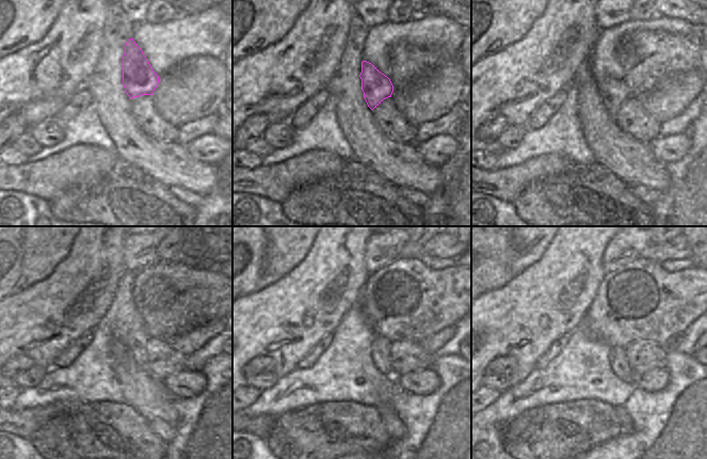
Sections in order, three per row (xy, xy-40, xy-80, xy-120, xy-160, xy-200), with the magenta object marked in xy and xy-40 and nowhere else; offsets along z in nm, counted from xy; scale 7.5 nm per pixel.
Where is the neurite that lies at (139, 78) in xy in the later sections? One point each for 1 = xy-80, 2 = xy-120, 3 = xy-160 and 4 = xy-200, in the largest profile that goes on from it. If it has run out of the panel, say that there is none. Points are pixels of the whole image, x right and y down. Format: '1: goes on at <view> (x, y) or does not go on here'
1: goes on at xy-80 (613, 92)
2: goes on at xy-120 (135, 338)
3: goes on at xy-160 (378, 339)
4: goes on at xy-200 (613, 351)

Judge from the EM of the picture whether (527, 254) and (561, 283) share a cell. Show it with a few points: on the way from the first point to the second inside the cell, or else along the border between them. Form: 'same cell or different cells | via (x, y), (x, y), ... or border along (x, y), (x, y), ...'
different cells | border along (550, 240), (544, 253), (516, 277)

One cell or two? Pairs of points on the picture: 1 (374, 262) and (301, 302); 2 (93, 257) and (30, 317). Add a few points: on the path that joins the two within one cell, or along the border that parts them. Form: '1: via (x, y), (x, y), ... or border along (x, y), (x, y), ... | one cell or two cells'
1: border along (366, 241), (366, 270), (368, 273) | two cells
2: via (77, 270), (46, 301) | one cell

